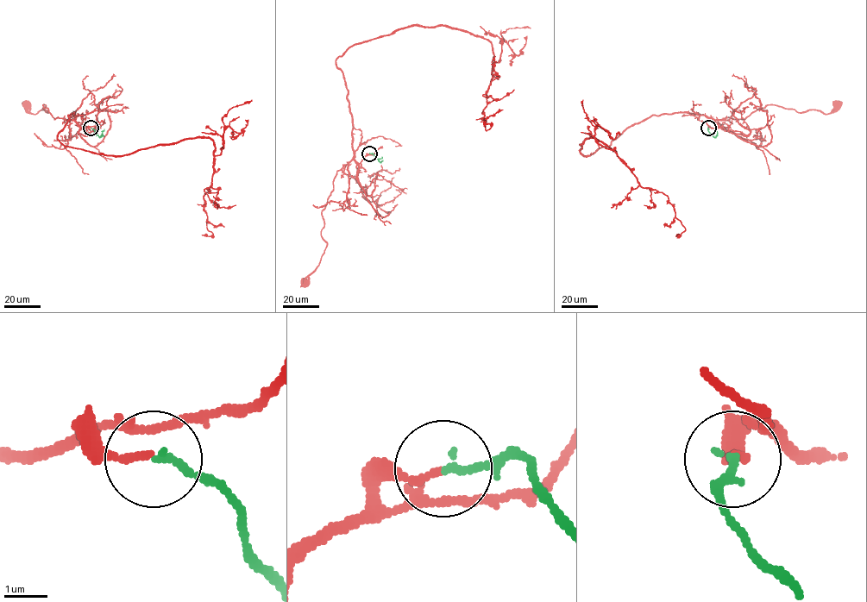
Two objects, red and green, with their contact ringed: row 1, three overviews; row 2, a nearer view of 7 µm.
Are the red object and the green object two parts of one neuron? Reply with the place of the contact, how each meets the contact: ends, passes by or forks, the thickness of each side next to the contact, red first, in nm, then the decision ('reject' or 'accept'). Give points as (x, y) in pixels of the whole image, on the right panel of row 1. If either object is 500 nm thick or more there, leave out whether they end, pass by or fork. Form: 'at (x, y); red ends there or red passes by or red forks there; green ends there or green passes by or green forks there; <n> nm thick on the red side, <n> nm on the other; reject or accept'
at (708, 128); red ends there; green ends there; 160 nm thick on the red side, 170 nm on the other; accept

